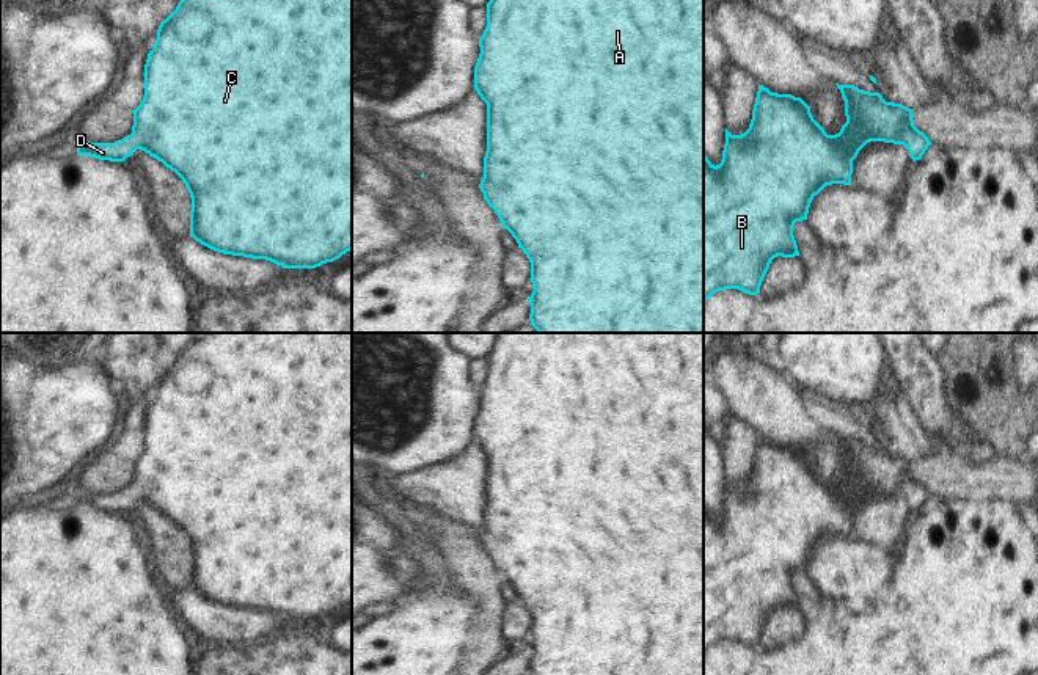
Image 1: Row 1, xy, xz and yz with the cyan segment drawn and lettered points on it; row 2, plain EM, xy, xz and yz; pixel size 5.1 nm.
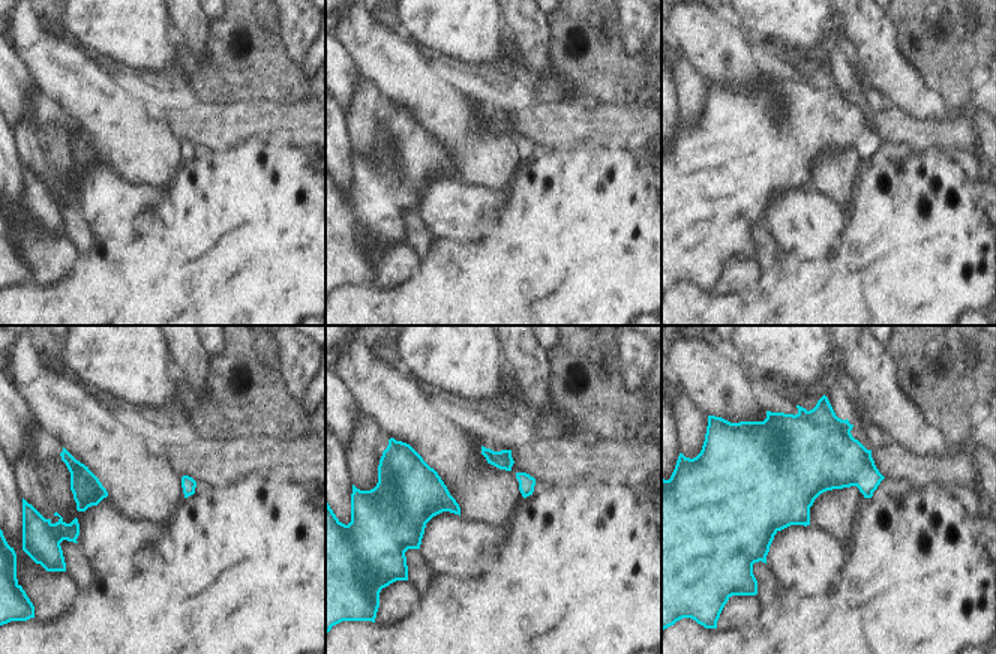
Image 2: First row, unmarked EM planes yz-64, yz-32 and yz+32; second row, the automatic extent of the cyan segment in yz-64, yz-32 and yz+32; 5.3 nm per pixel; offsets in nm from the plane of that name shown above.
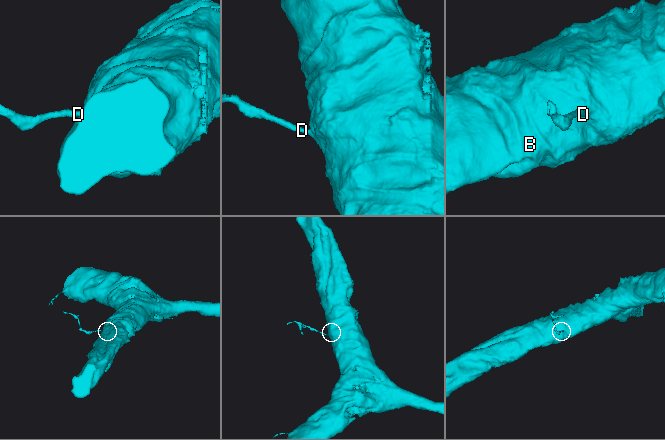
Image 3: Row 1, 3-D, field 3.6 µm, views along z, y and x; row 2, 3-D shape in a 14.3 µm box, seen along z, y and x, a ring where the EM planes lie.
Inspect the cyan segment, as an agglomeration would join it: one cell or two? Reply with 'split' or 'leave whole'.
leave whole

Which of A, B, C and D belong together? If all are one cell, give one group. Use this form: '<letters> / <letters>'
A B C D

